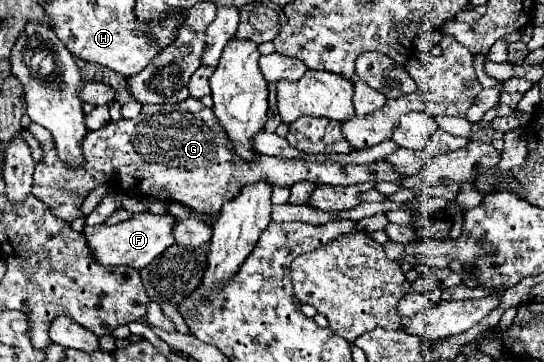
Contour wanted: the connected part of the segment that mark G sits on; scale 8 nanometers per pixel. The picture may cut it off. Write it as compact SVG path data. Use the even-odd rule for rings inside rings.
M192 97L174 105L144 105L140 115L134 119L110 121L98 131L88 131L80 143L84 155L82 167L66 165L58 157L50 133L40 125L30 123L30 133L34 133L42 145L42 151L46 153L46 161L42 161L42 165L36 165L32 195L38 197L56 217L72 223L78 217L86 217L80 211L80 205L88 193L112 179L116 179L118 187L124 193L132 193L136 187L136 191L140 191L144 197L156 199L160 191L164 191L170 199L212 215L218 215L222 205L236 197L242 185L250 185L260 179L270 181L270 185L294 185L308 179L316 185L344 187L366 181L402 181L398 173L392 173L392 167L386 165L386 161L374 161L368 165L338 165L328 161L318 165L302 159L258 155L254 163L246 163L234 153L224 129L220 129L220 125L214 121L214 111ZM222 137L226 137L226 145L222 145Z

